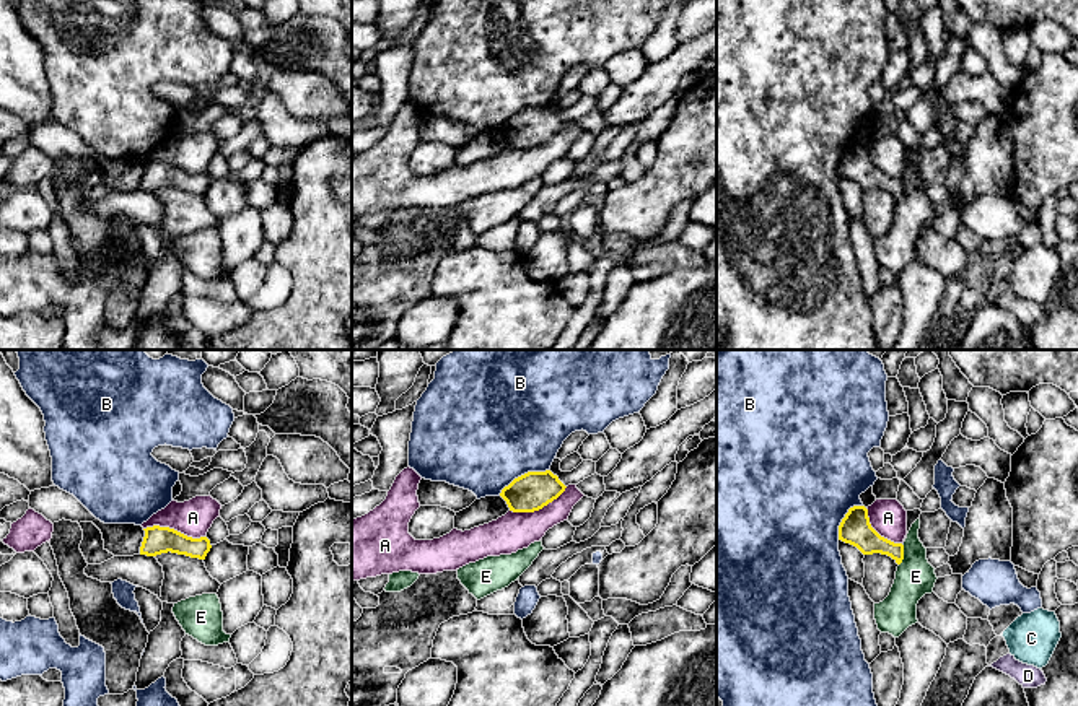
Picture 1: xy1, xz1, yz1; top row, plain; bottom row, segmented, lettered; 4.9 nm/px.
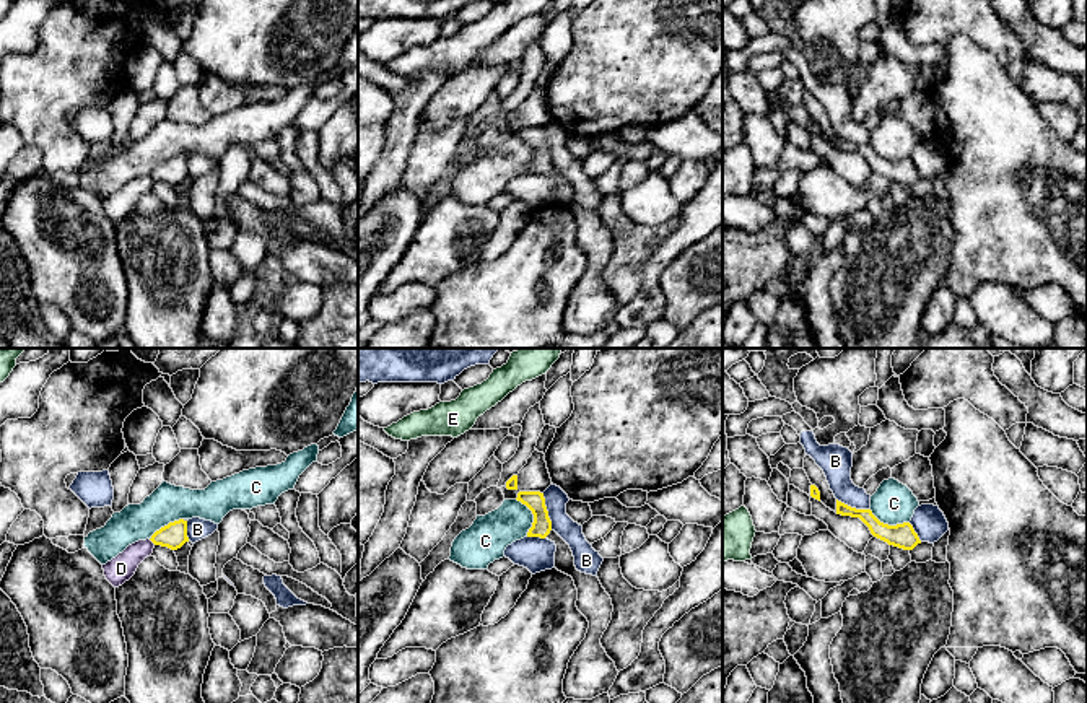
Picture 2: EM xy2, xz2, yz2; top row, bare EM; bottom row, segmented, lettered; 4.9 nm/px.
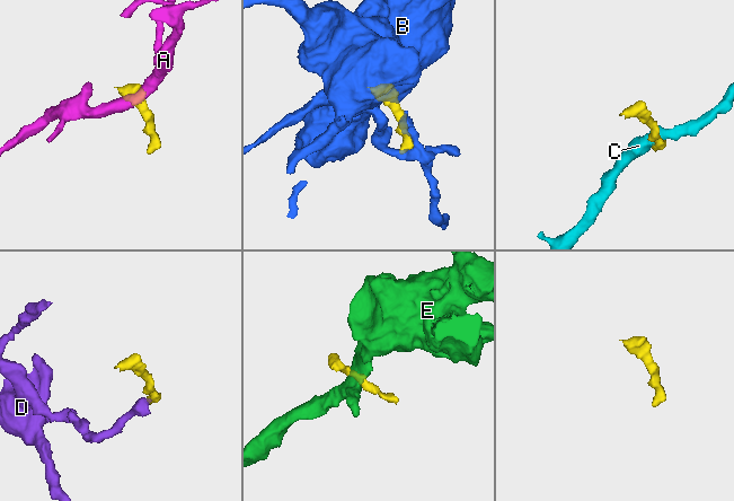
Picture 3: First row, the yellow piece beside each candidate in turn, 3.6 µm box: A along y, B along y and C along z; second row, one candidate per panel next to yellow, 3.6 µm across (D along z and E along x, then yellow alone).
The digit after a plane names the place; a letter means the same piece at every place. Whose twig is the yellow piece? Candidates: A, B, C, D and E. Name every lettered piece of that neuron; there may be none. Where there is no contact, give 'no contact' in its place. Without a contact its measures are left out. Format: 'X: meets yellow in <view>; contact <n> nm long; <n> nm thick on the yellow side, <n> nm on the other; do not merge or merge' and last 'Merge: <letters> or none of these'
A: meets yellow in xy1; contact 300 nm long; 140 nm thick on the yellow side, 180 nm on the other; do not merge
B: meets yellow in xz1; contact 280 nm long; 190 nm thick on the yellow side, 500 nm on the other; do not merge
C: meets yellow in xz2; contact 200 nm long; 100 nm thick on the yellow side, 200 nm on the other; do not merge
D: meets yellow in xy2; contact 50 nm long; 130 nm thick on the yellow side, 130 nm on the other; do not merge
E: meets yellow in yz1; contact 110 nm long; 140 nm thick on the yellow side, 190 nm on the other; do not merge
Merge: none of these

